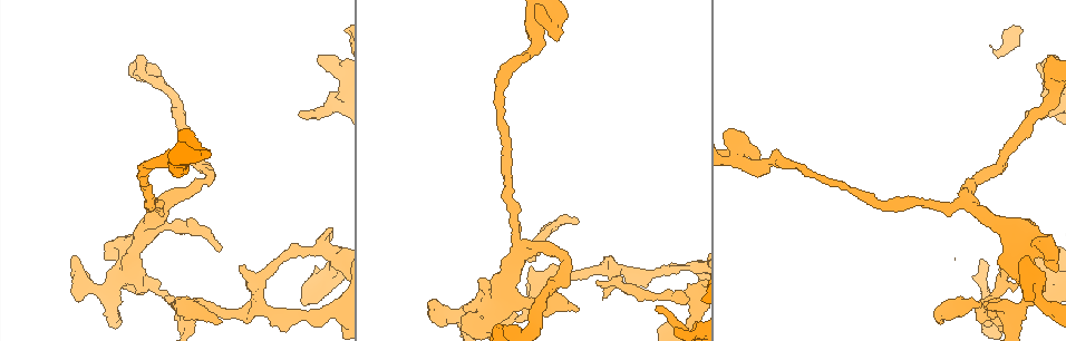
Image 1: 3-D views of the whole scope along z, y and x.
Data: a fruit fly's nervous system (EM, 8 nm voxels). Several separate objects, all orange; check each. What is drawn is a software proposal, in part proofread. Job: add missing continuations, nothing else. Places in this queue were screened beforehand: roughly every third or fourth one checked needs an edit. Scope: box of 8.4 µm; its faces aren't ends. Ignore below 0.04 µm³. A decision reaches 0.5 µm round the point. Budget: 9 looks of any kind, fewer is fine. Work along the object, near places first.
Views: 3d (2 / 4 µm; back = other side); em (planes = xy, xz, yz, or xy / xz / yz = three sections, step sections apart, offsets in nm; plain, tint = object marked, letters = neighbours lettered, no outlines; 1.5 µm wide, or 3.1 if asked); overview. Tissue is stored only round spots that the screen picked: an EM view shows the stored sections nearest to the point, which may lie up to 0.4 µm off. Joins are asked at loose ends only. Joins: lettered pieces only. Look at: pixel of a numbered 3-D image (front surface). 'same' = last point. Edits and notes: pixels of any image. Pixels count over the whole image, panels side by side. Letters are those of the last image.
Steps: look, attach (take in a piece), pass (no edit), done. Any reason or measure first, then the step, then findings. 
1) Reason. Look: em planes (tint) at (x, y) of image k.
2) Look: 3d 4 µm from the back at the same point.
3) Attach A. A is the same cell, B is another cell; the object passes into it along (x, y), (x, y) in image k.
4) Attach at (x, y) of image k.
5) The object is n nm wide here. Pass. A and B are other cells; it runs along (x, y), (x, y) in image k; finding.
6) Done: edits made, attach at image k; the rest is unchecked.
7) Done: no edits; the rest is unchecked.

Long arm stops here. Look: 3d 4 µm at (144, 56) of image 1.

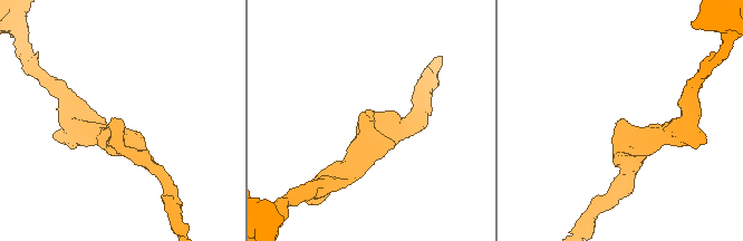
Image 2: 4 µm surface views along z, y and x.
Look: em xz step 8 (tint) at (622, 120) of image 2.

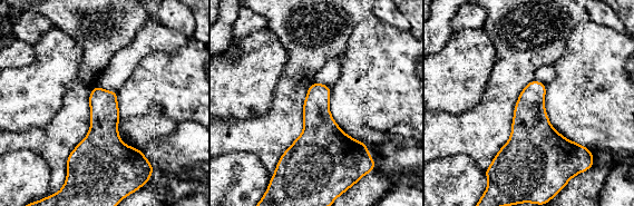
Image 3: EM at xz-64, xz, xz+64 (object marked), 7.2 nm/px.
Cut it another way. Look: em planes (letters) at the same point.

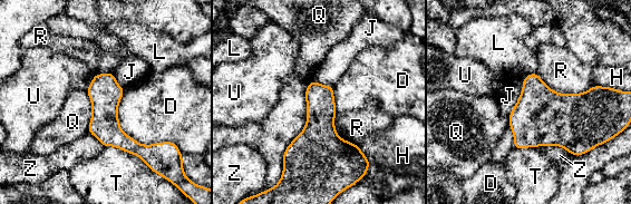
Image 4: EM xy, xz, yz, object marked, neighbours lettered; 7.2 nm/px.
The object is 220 nm wide here; the longest contact is with Q, 650 nm. Pass. D, H, J, L, Q, R, T, U and Z are other cells; none of them fits.

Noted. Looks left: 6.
Look: 3d 2 µm at (299, 112) of image 1.

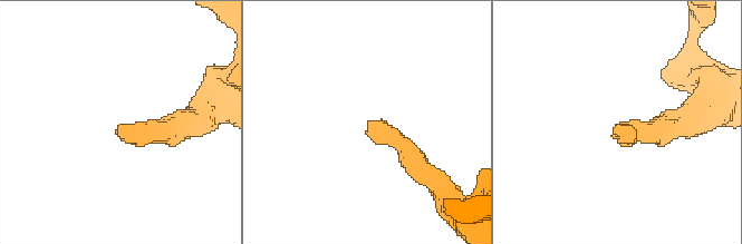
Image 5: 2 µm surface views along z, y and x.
Now the EM. Look: em xz step 8 (letters) at (119, 126) of image 5.

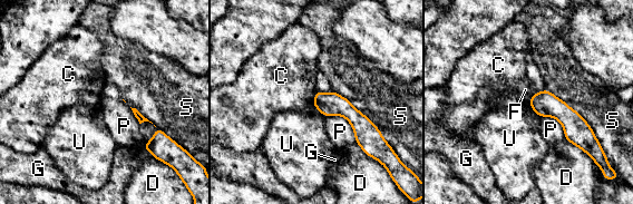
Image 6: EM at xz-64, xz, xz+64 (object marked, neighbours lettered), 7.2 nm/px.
Look: em planes (letters) at the same point.

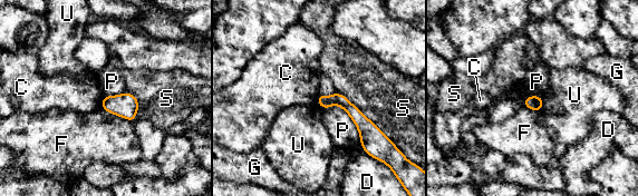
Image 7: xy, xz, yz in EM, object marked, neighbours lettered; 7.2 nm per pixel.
Pass. C, D, F, G, P, S and U are other cells; a border runs along (320, 106), (338, 105), (360, 143) in image 7; no lettered piece goes on from it.

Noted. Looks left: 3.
Free end. Look: em xy step 4 (letters) at (687, 296) of image 1.

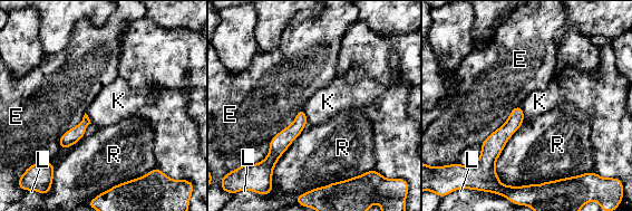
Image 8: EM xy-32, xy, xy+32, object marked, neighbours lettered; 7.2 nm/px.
The longest contact is with R, 460 nm. Pass. E, K, L and R are other cells; none of them fits.

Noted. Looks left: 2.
Done: no edits; the rest is unchecked.

